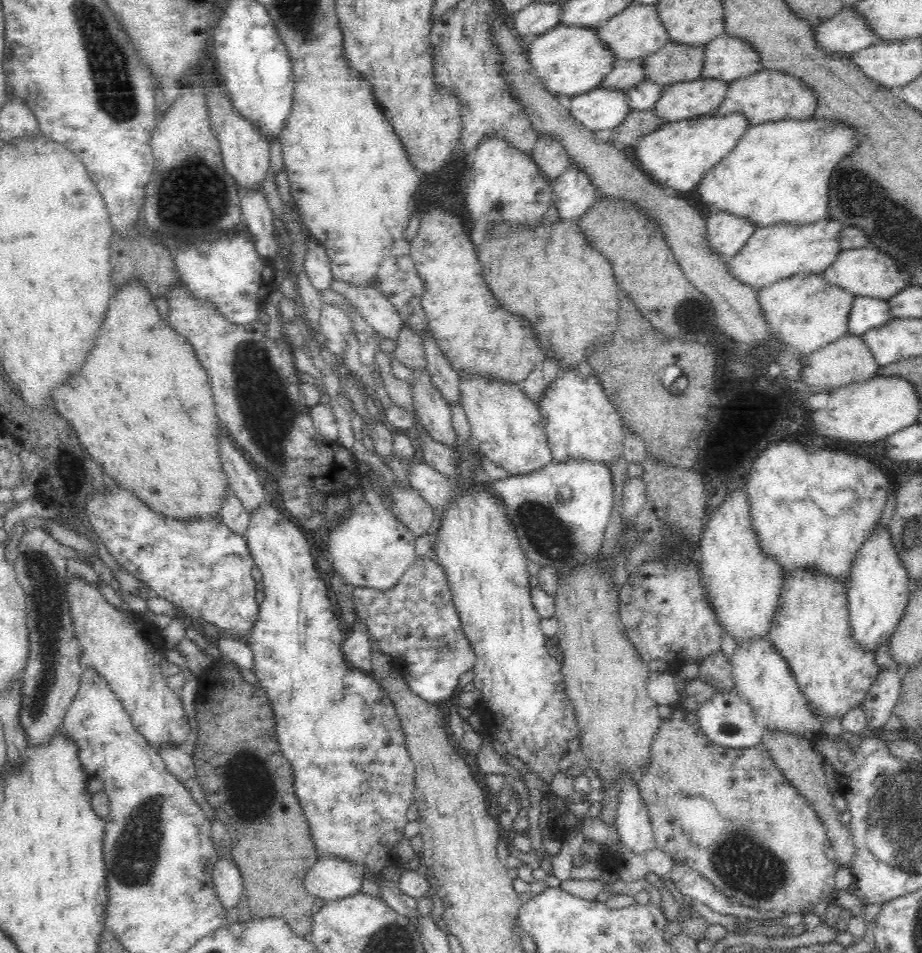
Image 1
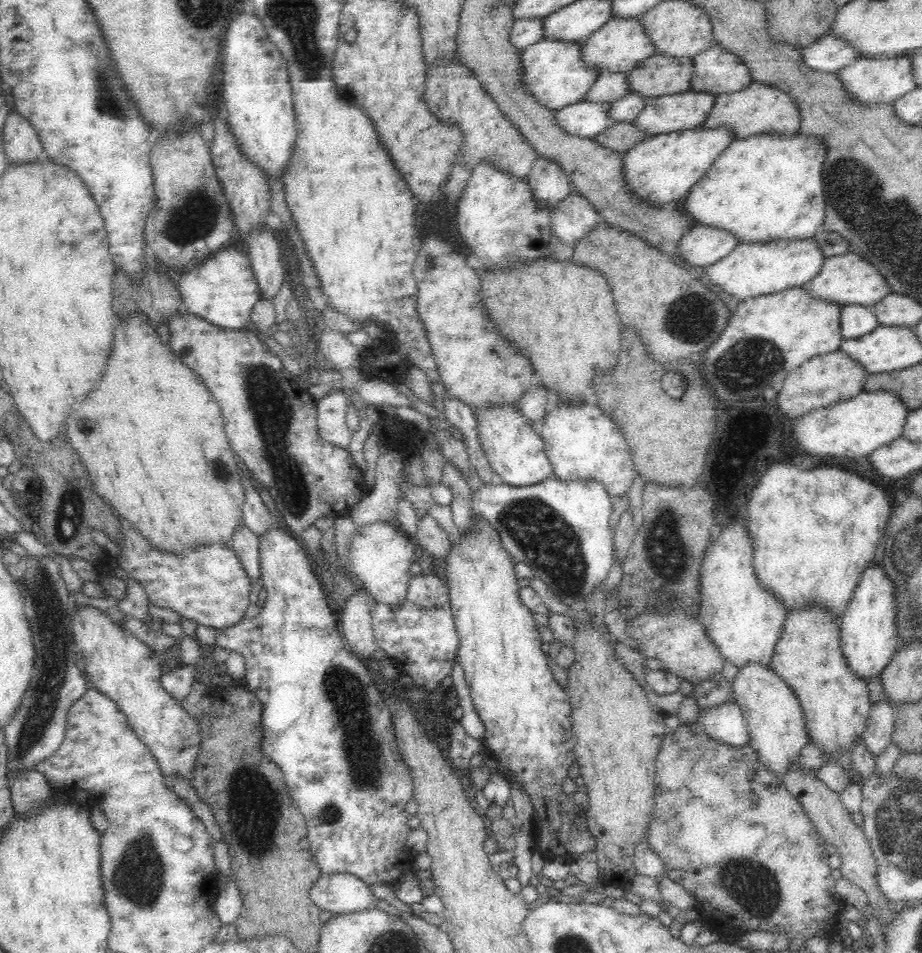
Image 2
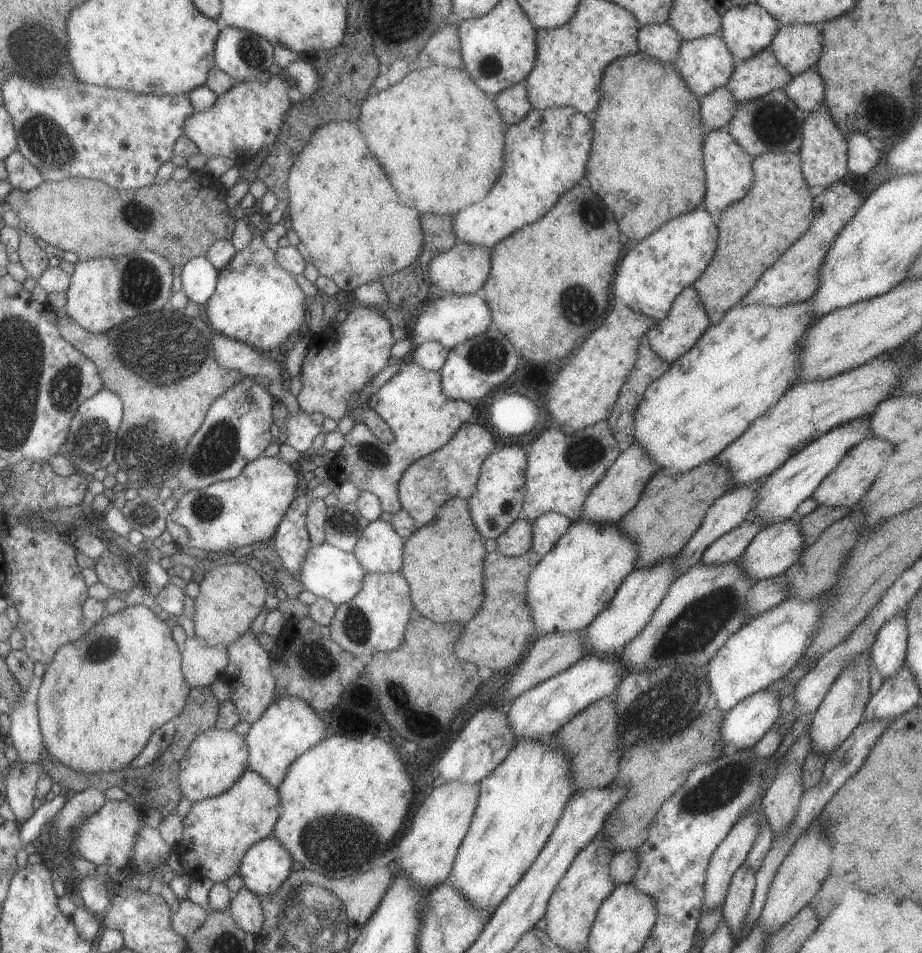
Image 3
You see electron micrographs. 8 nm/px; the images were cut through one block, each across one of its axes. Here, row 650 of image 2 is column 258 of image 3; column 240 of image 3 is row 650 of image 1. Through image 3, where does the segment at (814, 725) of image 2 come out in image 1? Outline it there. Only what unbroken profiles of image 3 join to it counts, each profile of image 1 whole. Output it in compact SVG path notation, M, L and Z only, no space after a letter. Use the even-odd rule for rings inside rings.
M792 572L783 580L780 606L767 639L786 660L809 709L841 722L849 710L862 706L878 677L875 654L861 650L850 635L845 584L815 572Z

